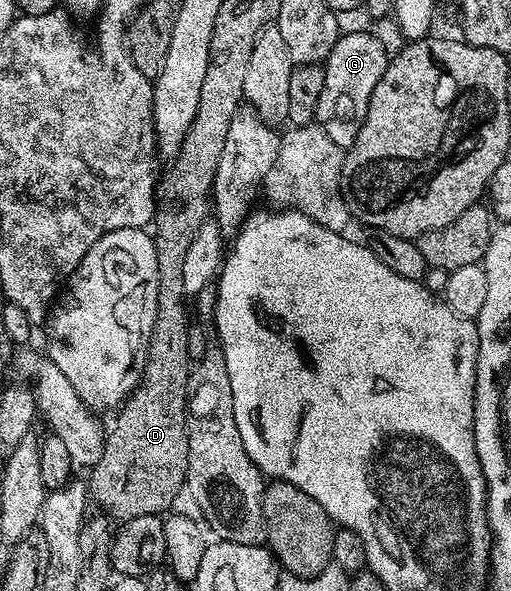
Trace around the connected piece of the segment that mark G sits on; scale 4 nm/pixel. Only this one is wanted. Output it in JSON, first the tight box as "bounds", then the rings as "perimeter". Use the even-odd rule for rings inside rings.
{"bounds":[314,31,390,150],"perimeter":[[[345,31],[338,38],[334,50],[330,50],[328,59],[322,65],[326,74],[326,83],[322,86],[322,94],[319,95],[314,120],[322,130],[326,130],[326,134],[330,134],[330,139],[335,142],[337,149],[346,150],[354,146],[354,138],[358,138],[358,132],[366,122],[366,112],[370,106],[370,96],[374,94],[374,86],[378,86],[382,74],[386,74],[389,59],[390,52],[384,49],[383,42],[372,32]]]}

